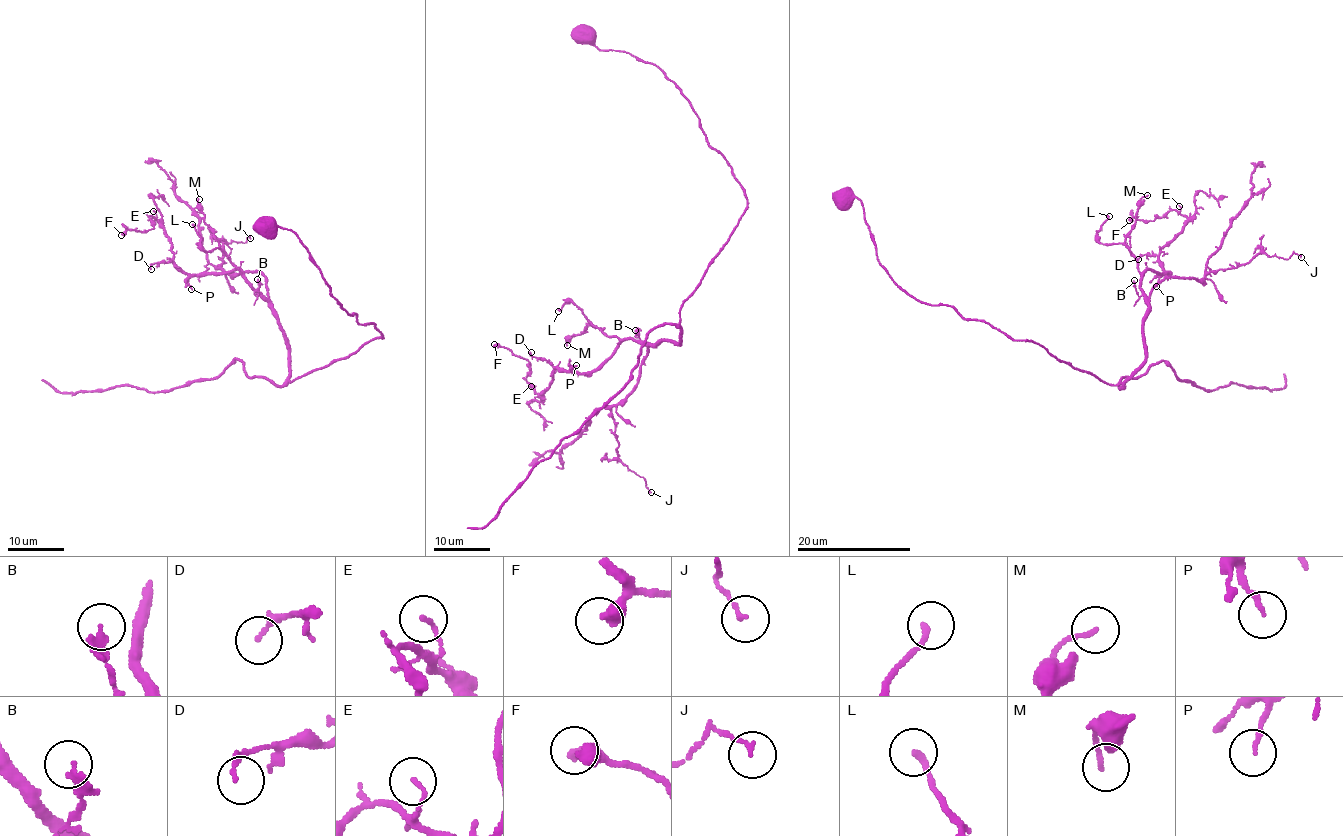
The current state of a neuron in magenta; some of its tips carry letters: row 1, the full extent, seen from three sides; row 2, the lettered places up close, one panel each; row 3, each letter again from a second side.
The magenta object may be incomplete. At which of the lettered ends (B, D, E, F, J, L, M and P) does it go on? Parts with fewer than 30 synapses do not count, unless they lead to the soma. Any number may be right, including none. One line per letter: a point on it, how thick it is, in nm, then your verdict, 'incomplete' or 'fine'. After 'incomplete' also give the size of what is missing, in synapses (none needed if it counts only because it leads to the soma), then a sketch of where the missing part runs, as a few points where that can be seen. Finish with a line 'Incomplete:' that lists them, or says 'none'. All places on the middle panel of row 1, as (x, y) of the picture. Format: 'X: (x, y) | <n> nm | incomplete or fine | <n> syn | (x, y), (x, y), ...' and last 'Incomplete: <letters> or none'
B: (635, 330) | 120 nm | fine
D: (531, 352) | 190 nm | fine
E: (531, 386) | 130 nm | fine
F: (494, 344) | 460 nm | fine
J: (651, 492) | 110 nm | fine
L: (558, 311) | 180 nm | fine
M: (567, 345) | 130 nm | fine
P: (576, 365) | 140 nm | fine
Incomplete: none

